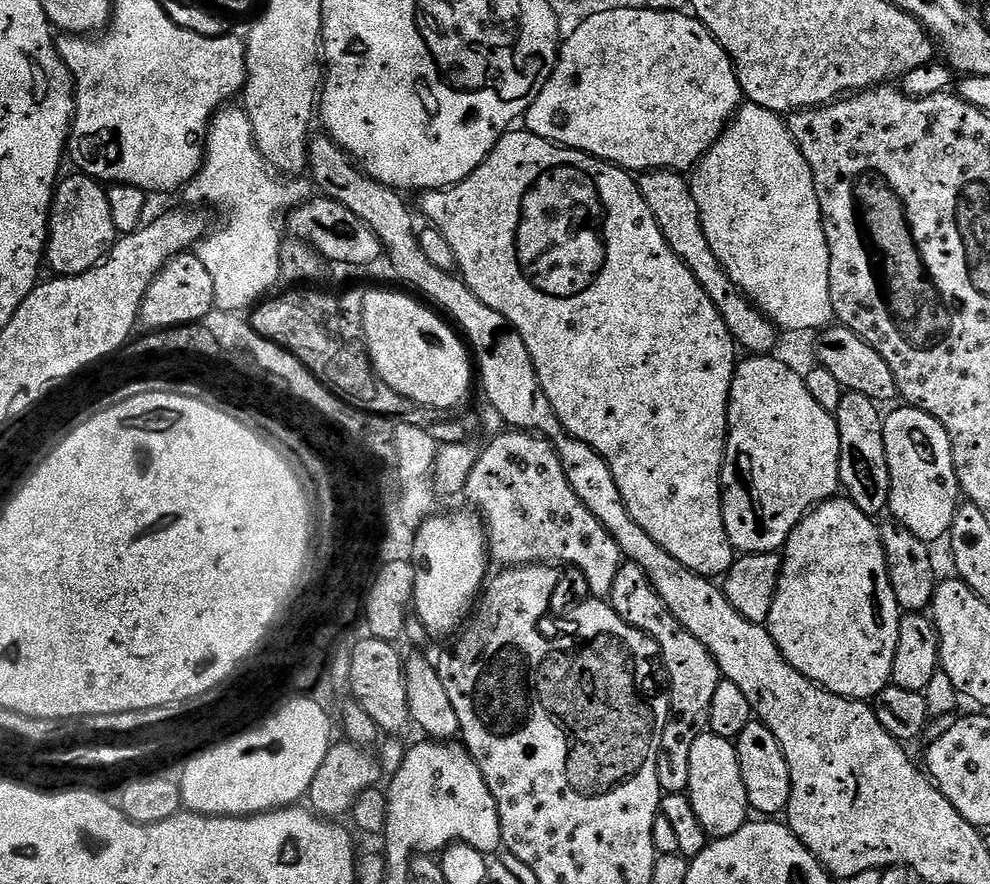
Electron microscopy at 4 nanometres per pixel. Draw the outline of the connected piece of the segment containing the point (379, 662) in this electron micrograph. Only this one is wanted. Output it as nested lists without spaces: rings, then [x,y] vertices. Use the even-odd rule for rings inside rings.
[[[375,638],[367,639],[361,639],[352,652],[350,692],[370,714],[381,733],[396,734],[401,731],[399,728],[404,723],[407,725],[410,720],[406,711],[402,656],[396,653],[395,643]]]

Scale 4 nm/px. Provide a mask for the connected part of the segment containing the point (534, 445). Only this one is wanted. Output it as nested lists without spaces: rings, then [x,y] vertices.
[[[504,430],[493,435],[489,444],[479,449],[463,495],[478,513],[487,531],[487,546],[491,559],[500,566],[519,566],[521,564],[550,564],[561,566],[569,564],[584,575],[593,597],[611,597],[614,578],[622,563],[619,544],[606,531],[600,516],[592,513],[587,503],[574,490],[568,481],[566,470],[562,470],[560,455],[551,440],[530,432]]]

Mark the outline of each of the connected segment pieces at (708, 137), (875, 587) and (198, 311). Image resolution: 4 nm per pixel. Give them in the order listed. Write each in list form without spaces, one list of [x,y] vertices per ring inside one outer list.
[[[649,6],[642,9],[609,10],[582,20],[576,33],[570,34],[563,41],[552,77],[546,82],[542,94],[538,94],[538,98],[522,117],[523,123],[528,123],[525,124],[527,131],[546,138],[551,144],[559,144],[561,148],[576,148],[580,152],[596,156],[599,160],[607,160],[609,164],[615,164],[617,168],[623,168],[625,172],[633,174],[661,170],[684,174],[695,169],[705,154],[712,149],[714,142],[718,142],[729,121],[740,111],[742,93],[736,77],[736,67],[732,65],[732,59],[728,57],[726,50],[695,15],[687,15],[683,16],[680,12],[659,12],[656,6]]]
[[[833,498],[816,505],[790,534],[782,549],[773,602],[766,610],[766,627],[786,662],[835,696],[868,702],[893,683],[892,671],[902,648],[902,609],[890,586],[877,521],[858,510],[853,500]]]
[[[181,254],[174,257],[162,271],[156,275],[154,282],[146,290],[144,301],[140,304],[139,323],[145,324],[148,330],[163,330],[165,328],[181,328],[183,324],[200,324],[204,316],[210,314],[216,308],[214,298],[214,282],[207,272],[206,266],[195,254]]]

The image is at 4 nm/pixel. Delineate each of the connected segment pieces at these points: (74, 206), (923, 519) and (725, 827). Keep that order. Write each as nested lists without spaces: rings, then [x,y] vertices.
[[[83,174],[75,175],[65,175],[57,183],[56,194],[52,197],[52,214],[48,218],[46,264],[56,271],[53,273],[57,277],[80,276],[95,268],[118,239],[114,218],[108,209],[105,185]]]
[[[903,406],[897,412],[887,413],[884,416],[884,441],[888,455],[888,469],[890,470],[890,494],[888,495],[888,508],[891,519],[897,524],[906,526],[910,534],[929,542],[935,542],[949,535],[952,523],[956,517],[956,509],[962,503],[960,483],[954,470],[954,454],[950,434],[930,414],[911,406]]]
[[[711,730],[701,732],[698,742],[694,742],[690,749],[690,782],[686,795],[698,822],[709,837],[729,836],[749,823],[748,792],[750,788],[746,783],[746,772],[737,745],[714,735]]]

